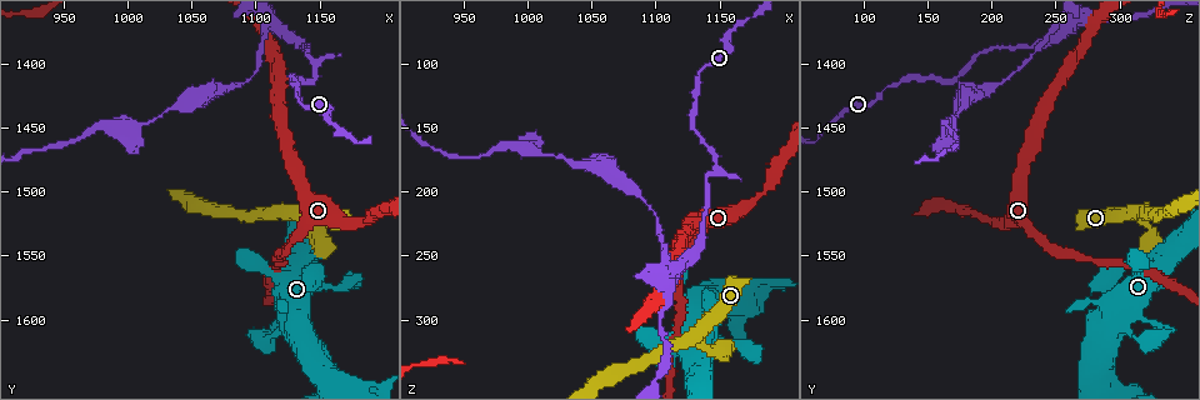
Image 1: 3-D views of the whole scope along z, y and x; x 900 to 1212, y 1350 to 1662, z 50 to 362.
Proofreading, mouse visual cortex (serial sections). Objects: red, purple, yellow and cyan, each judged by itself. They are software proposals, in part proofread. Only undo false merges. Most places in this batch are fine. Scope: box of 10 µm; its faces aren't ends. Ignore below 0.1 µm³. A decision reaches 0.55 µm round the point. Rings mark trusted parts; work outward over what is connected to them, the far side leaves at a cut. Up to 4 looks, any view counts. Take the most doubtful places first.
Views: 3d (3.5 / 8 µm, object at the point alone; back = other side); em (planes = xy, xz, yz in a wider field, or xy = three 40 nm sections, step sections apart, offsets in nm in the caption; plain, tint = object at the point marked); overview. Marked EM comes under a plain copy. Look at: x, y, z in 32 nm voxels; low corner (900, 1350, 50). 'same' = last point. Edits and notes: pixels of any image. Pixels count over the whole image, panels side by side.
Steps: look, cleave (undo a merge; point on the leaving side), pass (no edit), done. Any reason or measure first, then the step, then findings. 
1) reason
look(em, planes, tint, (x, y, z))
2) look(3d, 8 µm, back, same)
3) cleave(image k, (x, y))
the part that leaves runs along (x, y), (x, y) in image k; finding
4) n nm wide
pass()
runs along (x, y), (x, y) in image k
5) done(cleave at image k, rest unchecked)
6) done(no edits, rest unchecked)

abrupt turn
look(3d, 3.5 µm, back, (1150, 1408, 174))

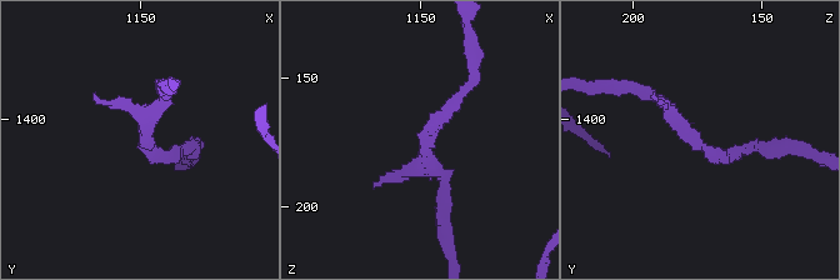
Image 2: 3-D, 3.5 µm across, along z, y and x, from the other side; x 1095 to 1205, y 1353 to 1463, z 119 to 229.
shape alone is not enough
look(em, xy, step 2, tint, (1149, 1409, 175))

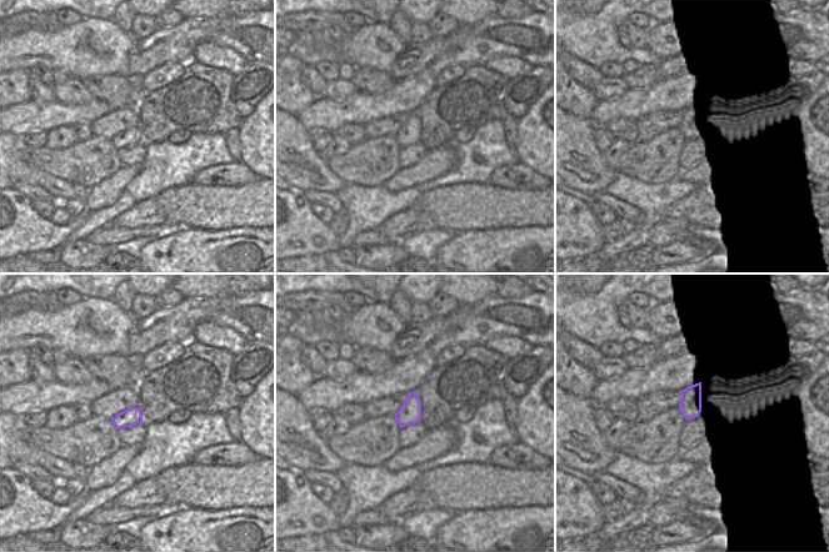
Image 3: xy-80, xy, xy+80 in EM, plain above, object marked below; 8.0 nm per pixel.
pass()
continuous, no second cell

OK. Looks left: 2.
arms part here
look(3d, 3.5 µm, (1004, 1448, 168))

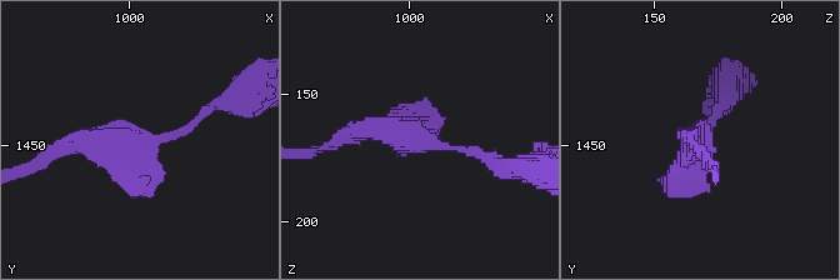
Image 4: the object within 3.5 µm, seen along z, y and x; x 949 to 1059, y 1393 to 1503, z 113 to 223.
look(em, xy, step 1, tint, (1005, 1447, 168))

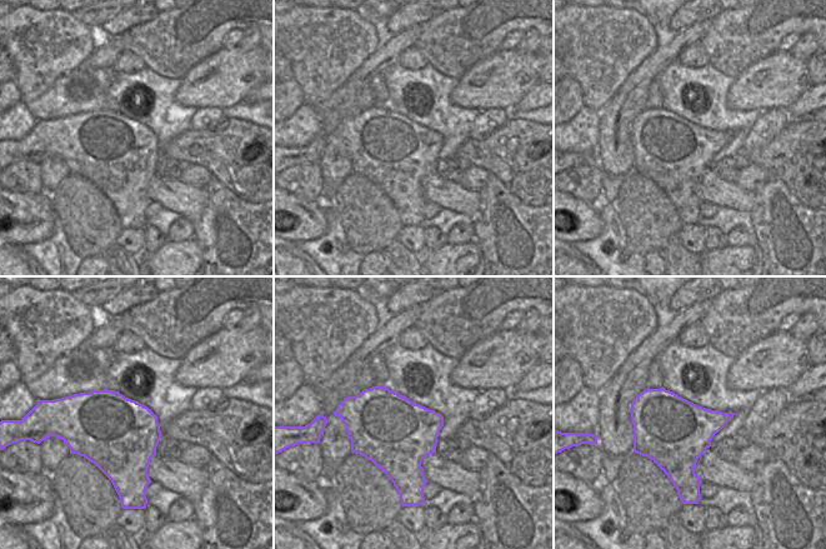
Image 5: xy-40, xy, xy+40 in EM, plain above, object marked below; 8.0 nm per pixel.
pass()
runs along (213, 105), (175, 136), (60, 151) in image 4; continuous, no second cell

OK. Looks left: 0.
done(no edits, rest unchecked)

